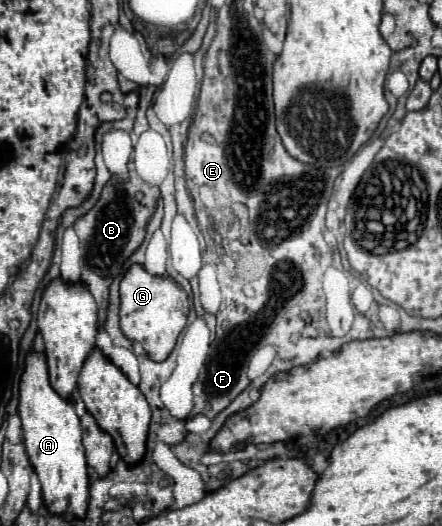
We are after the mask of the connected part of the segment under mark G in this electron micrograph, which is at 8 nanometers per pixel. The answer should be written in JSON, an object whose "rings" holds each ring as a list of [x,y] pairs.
{"rings":[[[132,266],[120,282],[120,330],[130,342],[138,342],[154,362],[164,362],[176,346],[188,320],[188,296],[168,276],[152,276],[142,266]]]}

